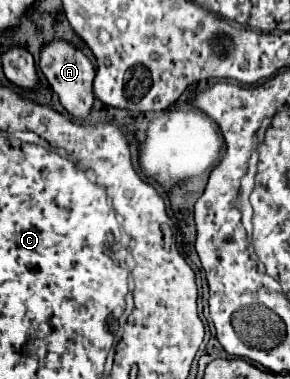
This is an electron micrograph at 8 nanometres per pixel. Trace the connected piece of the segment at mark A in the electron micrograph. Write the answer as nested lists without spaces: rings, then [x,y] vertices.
[[[52,39],[44,43],[40,51],[40,71],[48,79],[50,87],[54,93],[60,97],[62,107],[74,115],[74,117],[86,117],[92,109],[94,103],[94,93],[92,93],[92,81],[94,81],[94,63],[90,57],[86,57],[76,45],[64,41],[64,39]]]

